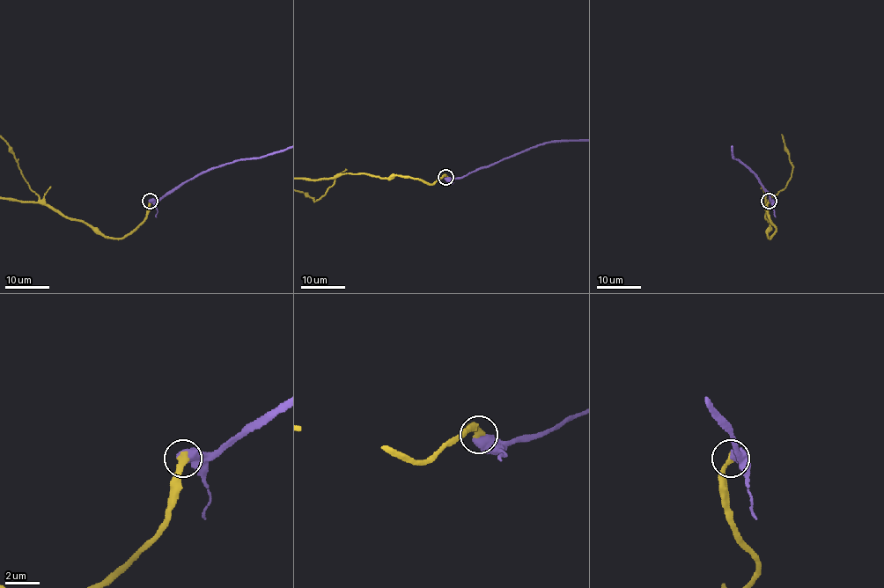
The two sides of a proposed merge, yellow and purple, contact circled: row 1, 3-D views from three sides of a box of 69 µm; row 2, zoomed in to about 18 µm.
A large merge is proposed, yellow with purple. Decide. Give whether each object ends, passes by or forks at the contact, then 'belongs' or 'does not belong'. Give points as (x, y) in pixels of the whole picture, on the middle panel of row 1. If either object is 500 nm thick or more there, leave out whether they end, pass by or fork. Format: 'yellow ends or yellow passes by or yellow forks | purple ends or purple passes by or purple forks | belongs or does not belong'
belongs

